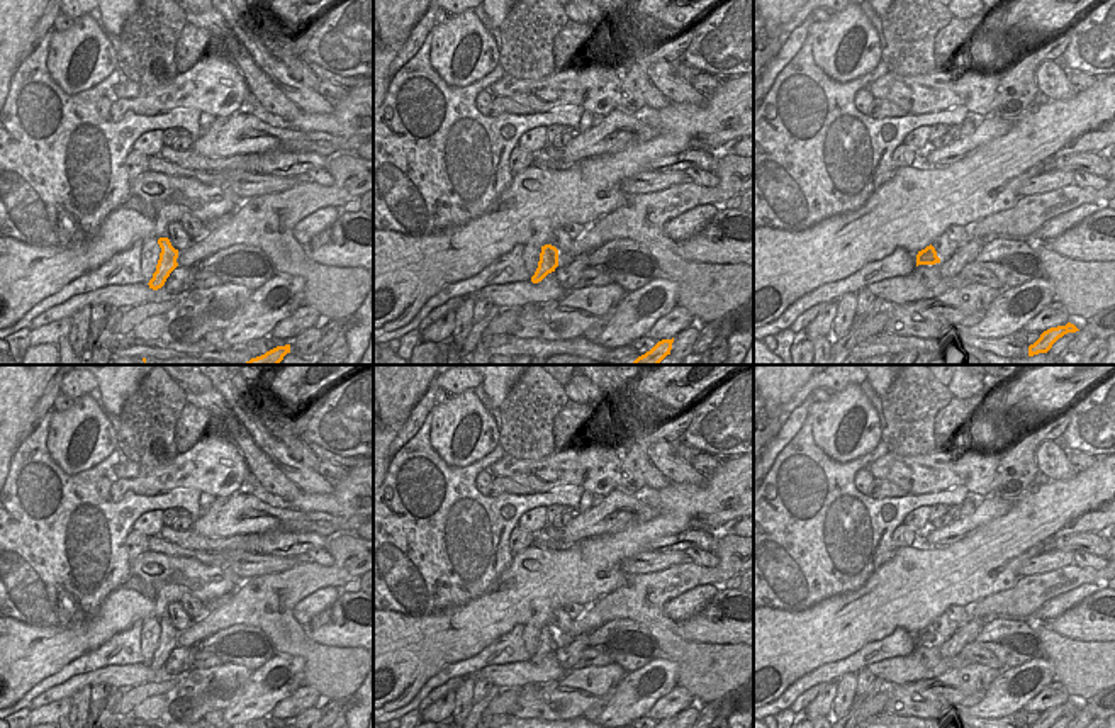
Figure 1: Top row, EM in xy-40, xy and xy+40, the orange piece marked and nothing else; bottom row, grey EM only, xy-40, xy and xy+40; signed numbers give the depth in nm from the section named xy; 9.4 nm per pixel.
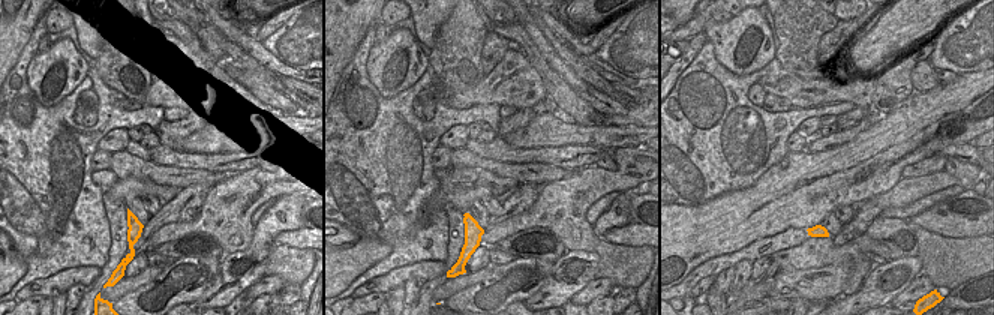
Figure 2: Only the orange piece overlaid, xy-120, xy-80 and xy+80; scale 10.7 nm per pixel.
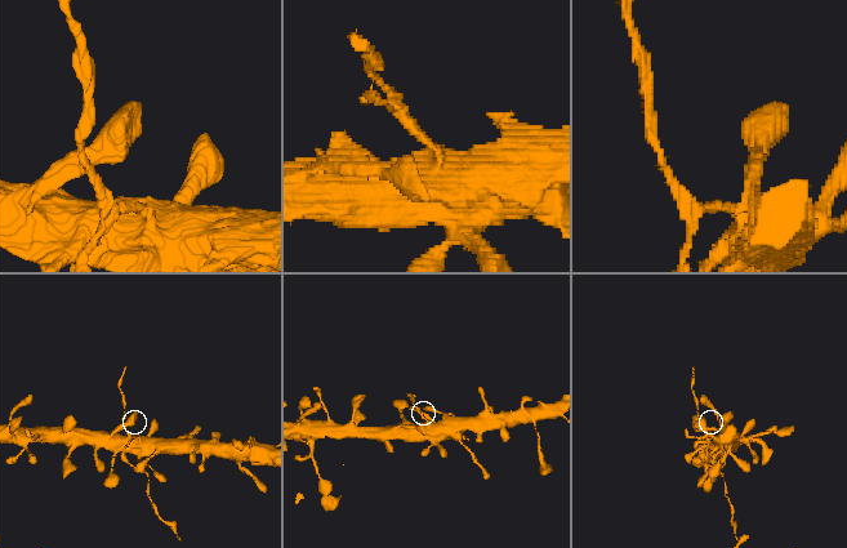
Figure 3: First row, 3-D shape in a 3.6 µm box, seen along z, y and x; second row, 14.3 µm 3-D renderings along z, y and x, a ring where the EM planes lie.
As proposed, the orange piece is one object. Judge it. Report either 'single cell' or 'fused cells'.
fused cells

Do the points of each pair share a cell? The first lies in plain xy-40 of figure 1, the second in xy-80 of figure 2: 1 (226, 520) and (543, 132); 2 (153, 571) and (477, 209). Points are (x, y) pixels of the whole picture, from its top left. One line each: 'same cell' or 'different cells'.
1: same cell
2: different cells

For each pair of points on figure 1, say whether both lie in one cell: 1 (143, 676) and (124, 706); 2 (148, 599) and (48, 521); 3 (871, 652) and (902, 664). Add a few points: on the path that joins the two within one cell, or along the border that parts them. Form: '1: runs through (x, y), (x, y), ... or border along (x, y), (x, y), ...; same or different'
1: border along (175, 677), (165, 683), (143, 683), (129, 688); different
2: border along (131, 562), (128, 577), (97, 610); different
3: border along (917, 647), (905, 655), (886, 657), (866, 666); different

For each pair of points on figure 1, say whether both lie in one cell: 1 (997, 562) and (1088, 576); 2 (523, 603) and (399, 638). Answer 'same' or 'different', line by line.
1: different
2: same

